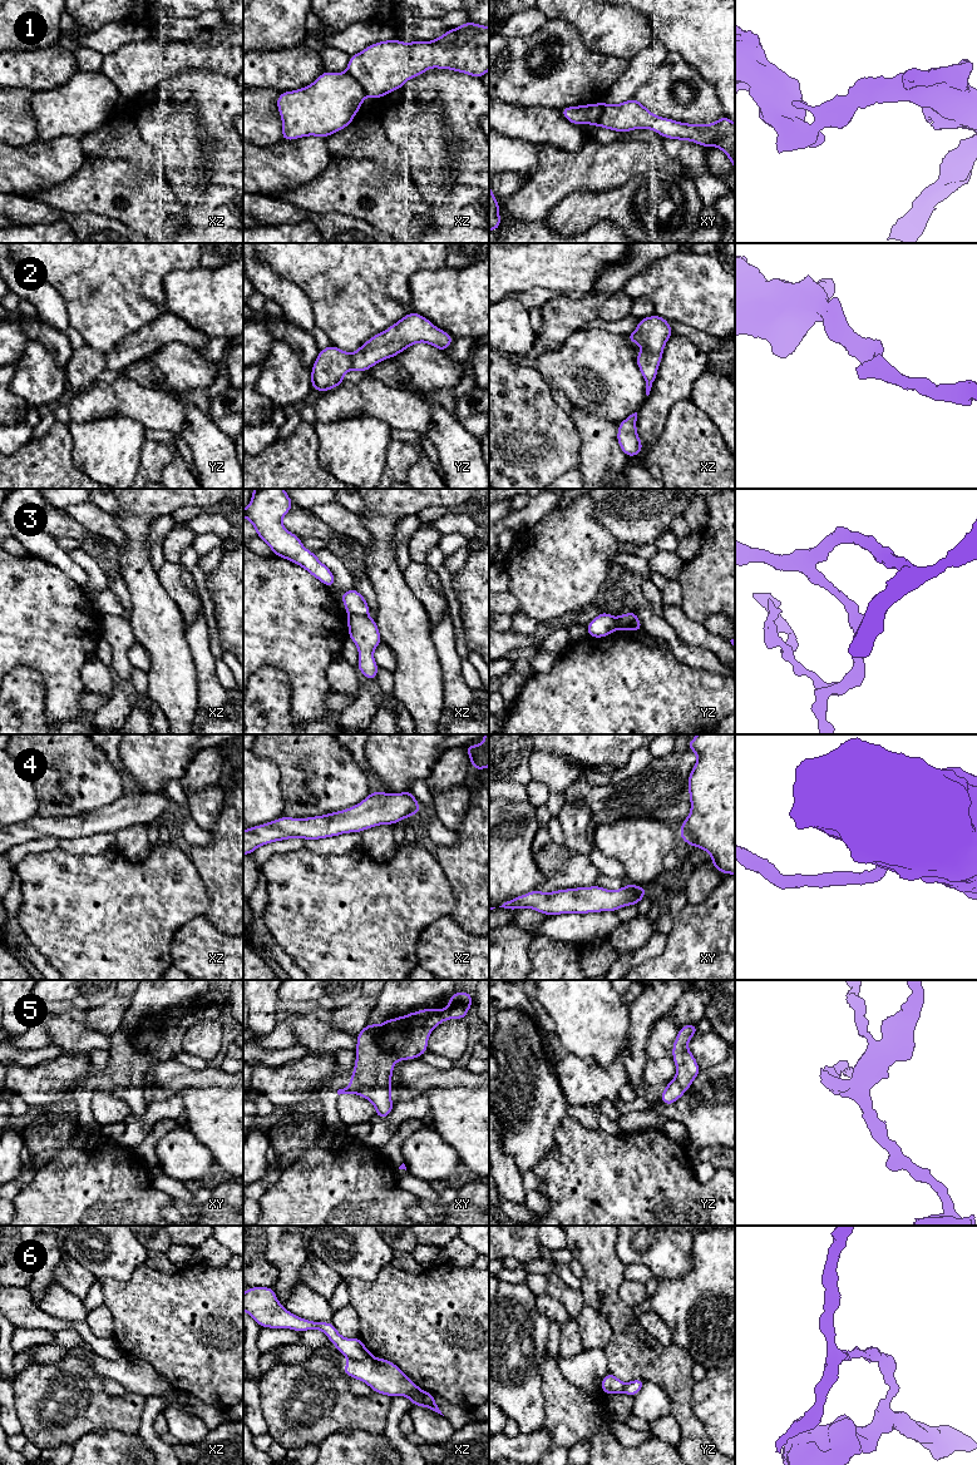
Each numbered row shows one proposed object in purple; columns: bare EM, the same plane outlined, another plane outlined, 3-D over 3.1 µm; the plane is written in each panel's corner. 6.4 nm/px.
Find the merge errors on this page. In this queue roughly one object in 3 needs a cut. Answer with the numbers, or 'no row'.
1, 3, 6

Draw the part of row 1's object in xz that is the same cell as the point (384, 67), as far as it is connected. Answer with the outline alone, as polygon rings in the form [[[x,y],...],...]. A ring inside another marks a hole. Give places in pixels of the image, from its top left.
[[[467,21],[431,41],[379,41],[351,55],[346,73],[360,83],[367,96],[380,99],[430,68],[449,69],[480,79],[489,70],[489,26]]]

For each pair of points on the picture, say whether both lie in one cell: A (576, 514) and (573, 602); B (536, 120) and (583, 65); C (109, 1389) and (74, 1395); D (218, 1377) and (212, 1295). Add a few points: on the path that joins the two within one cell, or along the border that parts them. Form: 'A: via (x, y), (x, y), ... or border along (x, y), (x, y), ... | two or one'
A: via (575, 535), (575, 580) | one
B: border along (518, 105), (556, 107), (558, 109) | two
C: border along (99, 1376), (108, 1394), (127, 1392) | two
D: via (221, 1357), (223, 1337), (215, 1329), (215, 1315) | one

